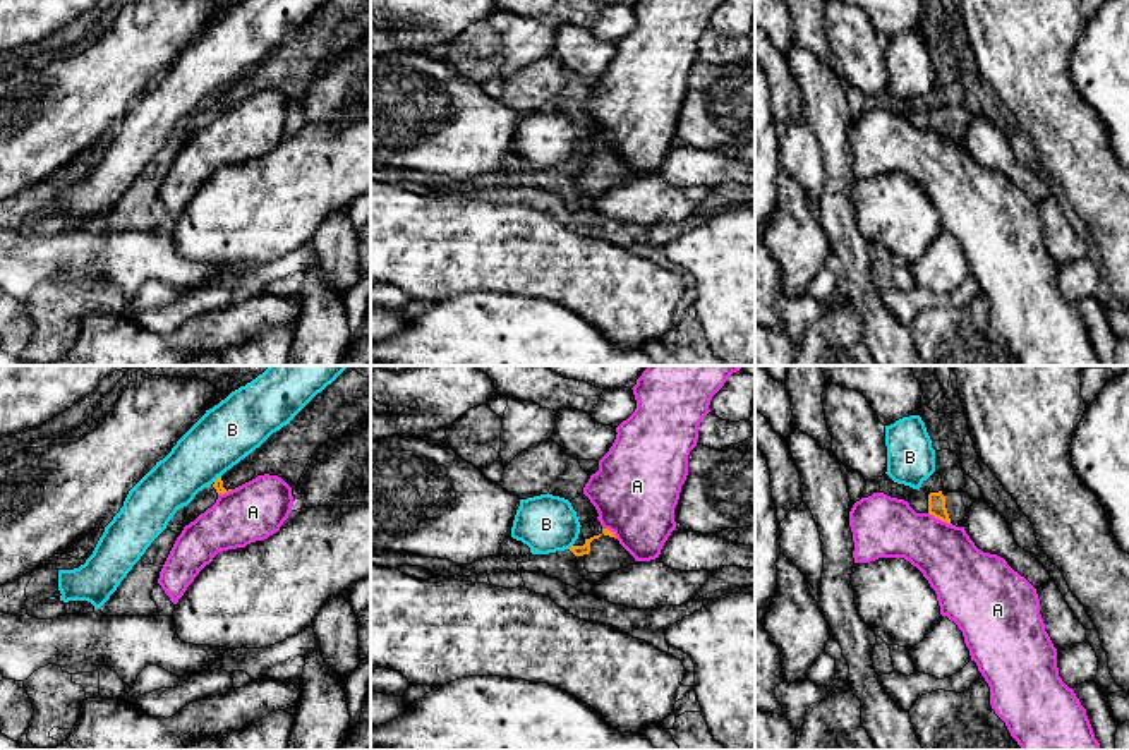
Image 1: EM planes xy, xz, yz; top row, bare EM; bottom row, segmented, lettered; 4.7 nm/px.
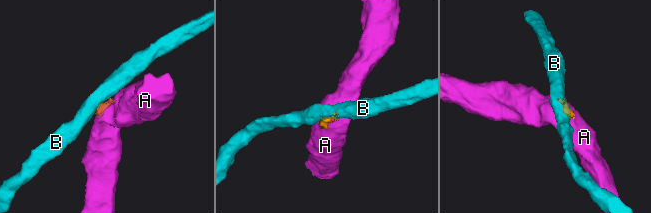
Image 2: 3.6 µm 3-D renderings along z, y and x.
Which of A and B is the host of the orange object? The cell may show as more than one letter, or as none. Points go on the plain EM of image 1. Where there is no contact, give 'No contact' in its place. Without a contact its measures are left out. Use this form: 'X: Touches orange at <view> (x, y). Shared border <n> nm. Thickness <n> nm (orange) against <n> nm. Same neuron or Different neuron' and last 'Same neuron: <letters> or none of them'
A: Touches orange at yz (939, 134). Shared border 120 nm. Thickness 80 nm (orange) against 280 nm. Different neuron
B: Touches orange at xy (218, 93). Shared border 50 nm. Thickness 50 nm (orange) against 280 nm. Different neuron
Same neuron: none of them

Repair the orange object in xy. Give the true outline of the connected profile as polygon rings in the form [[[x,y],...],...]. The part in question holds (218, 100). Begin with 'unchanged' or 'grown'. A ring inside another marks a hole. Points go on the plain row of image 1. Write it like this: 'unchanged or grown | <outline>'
grown | [[[328,0],[287,41],[218,93],[213,103],[225,110],[269,89],[295,105],[312,70],[369,27],[371,0]]]

